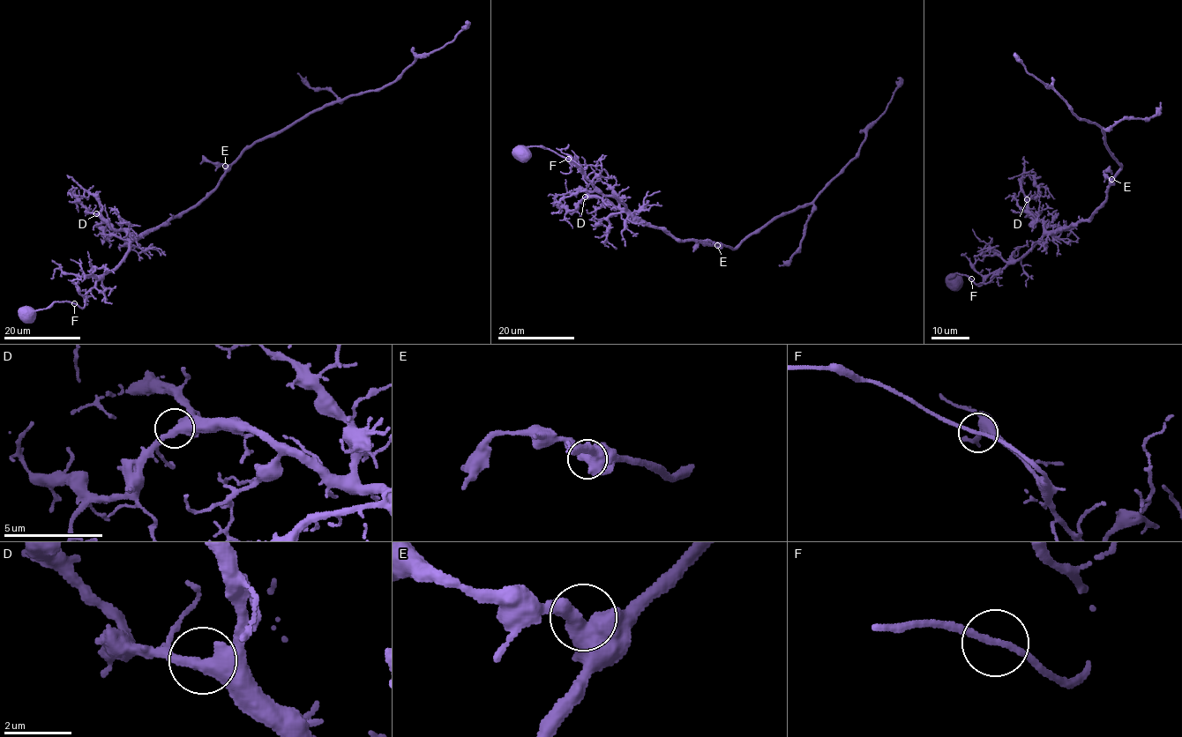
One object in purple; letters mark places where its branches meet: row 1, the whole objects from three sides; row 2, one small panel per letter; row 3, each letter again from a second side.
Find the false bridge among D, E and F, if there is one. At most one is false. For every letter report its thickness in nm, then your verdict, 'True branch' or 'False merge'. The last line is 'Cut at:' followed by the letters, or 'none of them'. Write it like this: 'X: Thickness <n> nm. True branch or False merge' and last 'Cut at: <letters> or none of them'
D: Thickness 460 nm. True branch
E: Thickness 600 nm. True branch
F: Thickness 170 nm. True branch
Cut at: none of them

